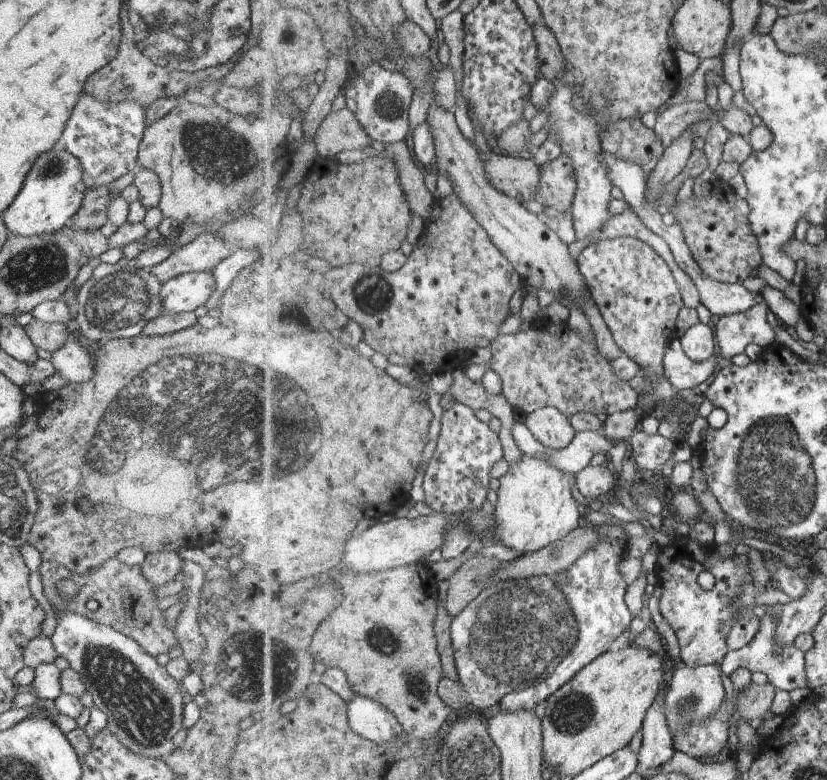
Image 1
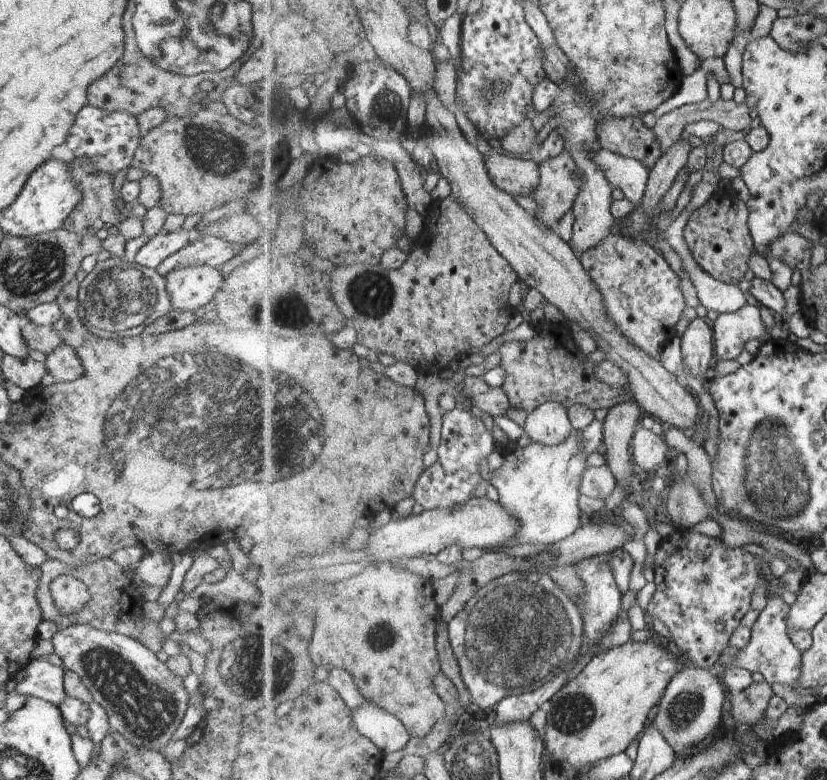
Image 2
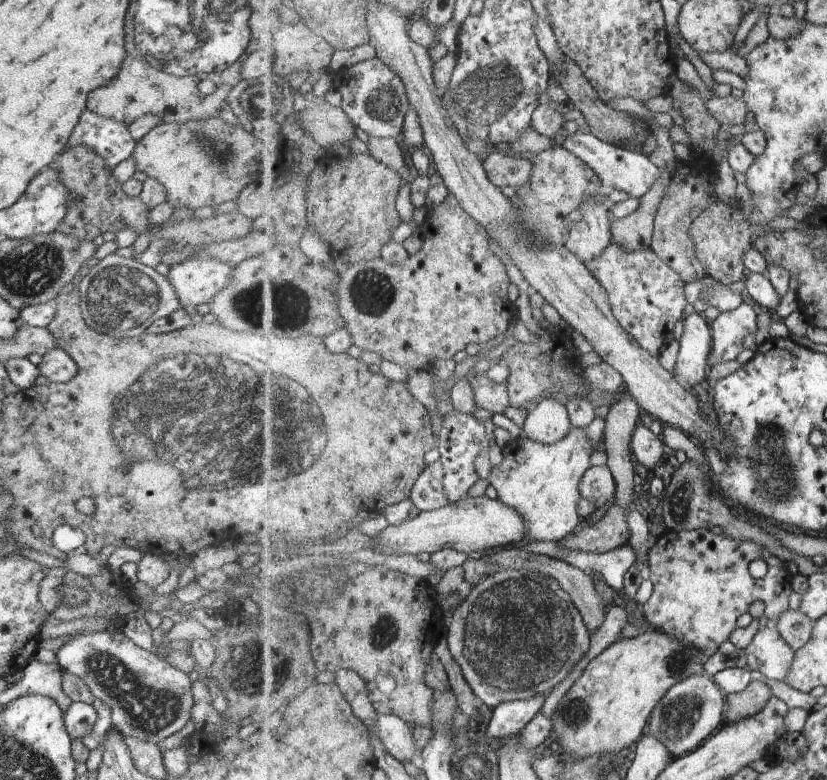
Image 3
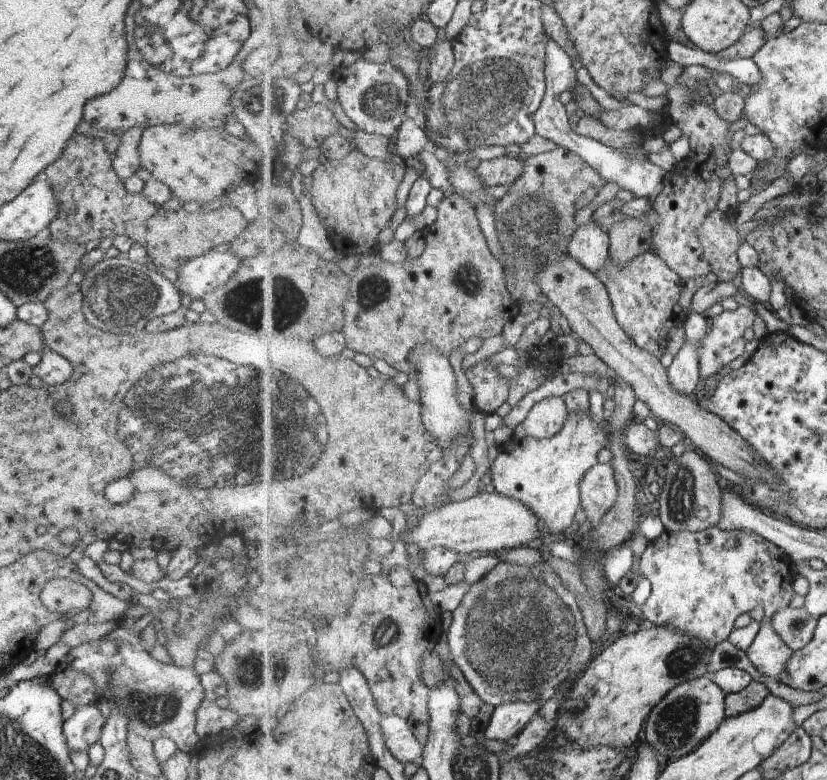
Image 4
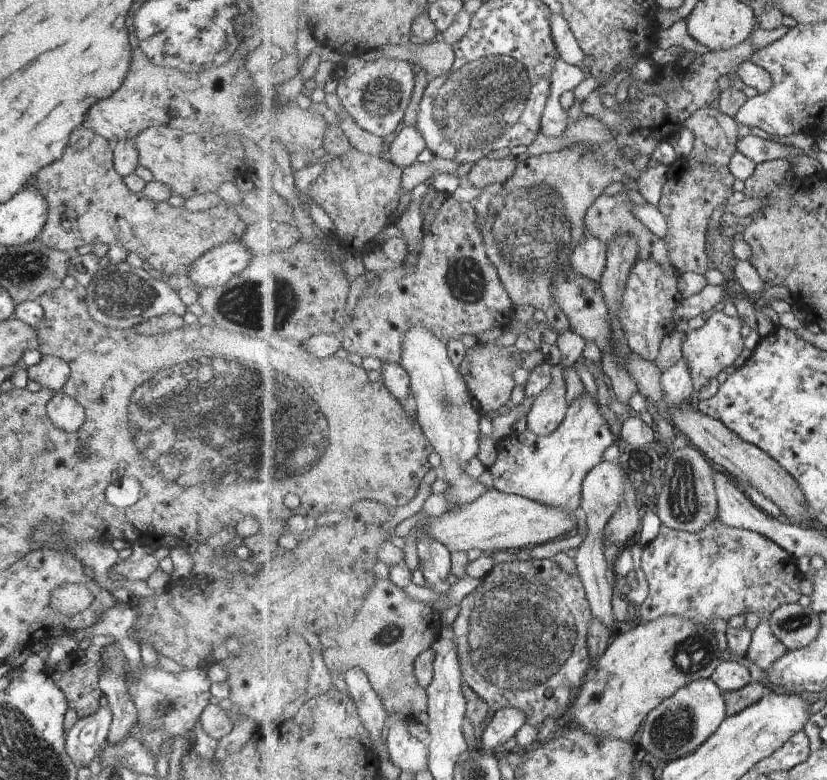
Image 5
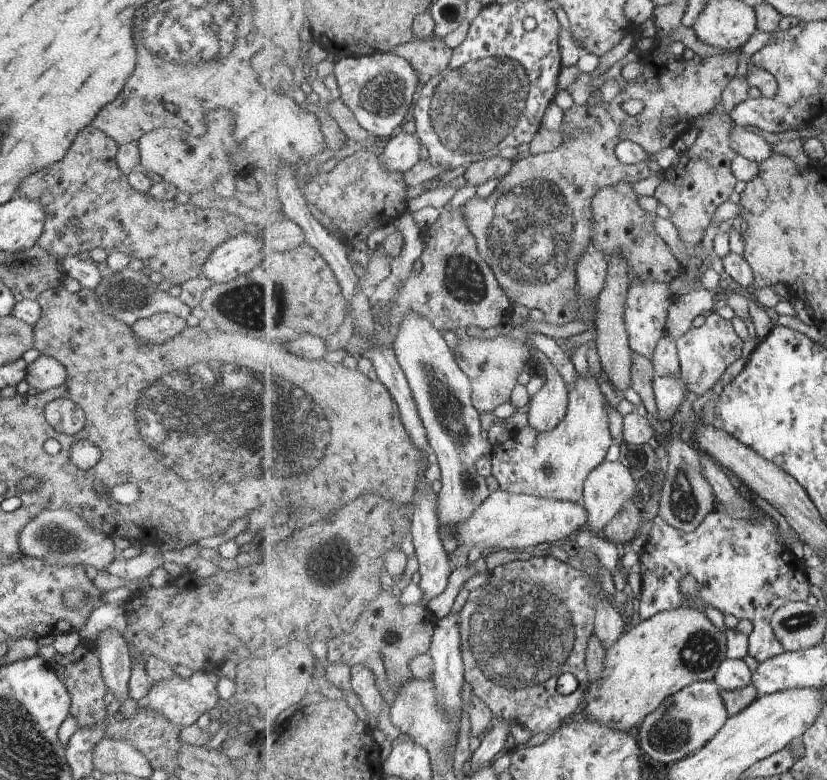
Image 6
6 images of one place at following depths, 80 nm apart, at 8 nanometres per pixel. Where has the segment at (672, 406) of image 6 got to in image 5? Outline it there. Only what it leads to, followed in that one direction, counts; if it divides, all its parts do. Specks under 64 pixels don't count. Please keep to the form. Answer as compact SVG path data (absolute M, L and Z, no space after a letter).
M685 358L663 372L662 387L670 405L681 404L693 394L694 382Z

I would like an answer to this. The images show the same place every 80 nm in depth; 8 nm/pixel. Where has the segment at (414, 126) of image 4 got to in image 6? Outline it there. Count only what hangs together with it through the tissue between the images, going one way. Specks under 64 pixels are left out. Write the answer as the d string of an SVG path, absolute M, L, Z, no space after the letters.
M399 133L391 138L379 155L382 165L391 172L402 172L405 174L421 161L421 140L417 133Z

